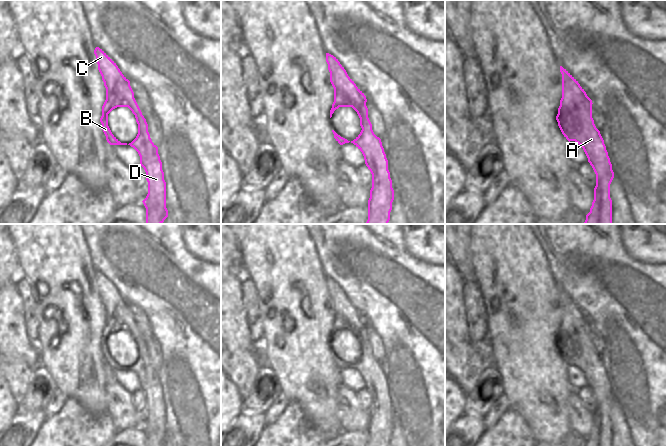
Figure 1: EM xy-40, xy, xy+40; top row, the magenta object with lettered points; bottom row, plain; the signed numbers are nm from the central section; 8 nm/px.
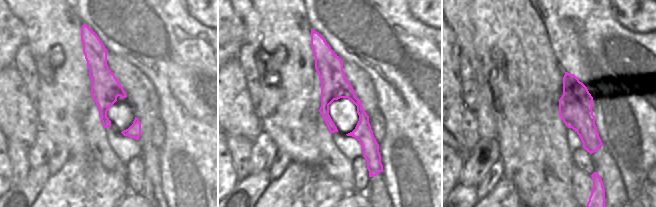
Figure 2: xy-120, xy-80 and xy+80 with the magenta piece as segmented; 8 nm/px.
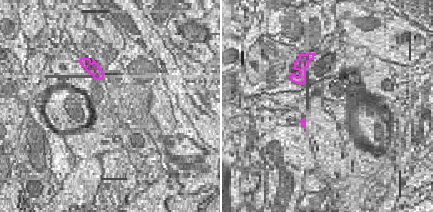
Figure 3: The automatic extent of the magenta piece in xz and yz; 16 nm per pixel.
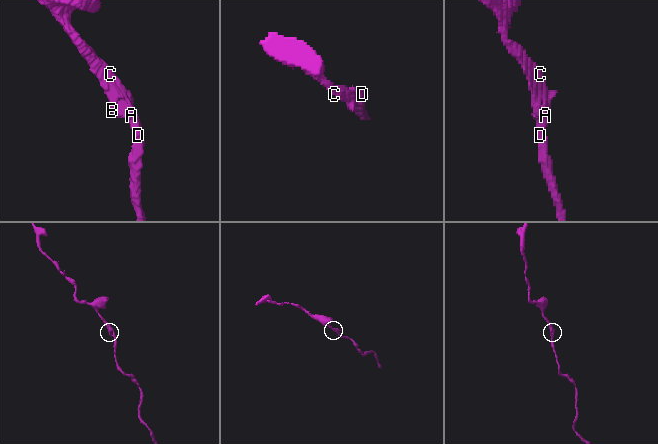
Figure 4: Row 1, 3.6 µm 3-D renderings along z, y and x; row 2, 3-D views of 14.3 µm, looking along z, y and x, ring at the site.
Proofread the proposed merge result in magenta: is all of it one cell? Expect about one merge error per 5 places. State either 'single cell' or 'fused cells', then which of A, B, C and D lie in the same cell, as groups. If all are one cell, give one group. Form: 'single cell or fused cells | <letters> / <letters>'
single cell | A B C D

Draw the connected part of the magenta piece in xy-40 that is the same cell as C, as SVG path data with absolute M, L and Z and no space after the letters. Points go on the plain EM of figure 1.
M99 271L94 274L98 294L106 312L106 324L102 330L100 346L106 364L110 369L127 369L121 367L108 350L108 338L117 331L128 331L135 339L138 358L129 367L140 380L140 389L146 396L148 418L142 425L146 432L146 446L164 446L168 441L166 432L166 406L158 371L152 366L148 348L134 322L130 305L122 298L116 287Z

